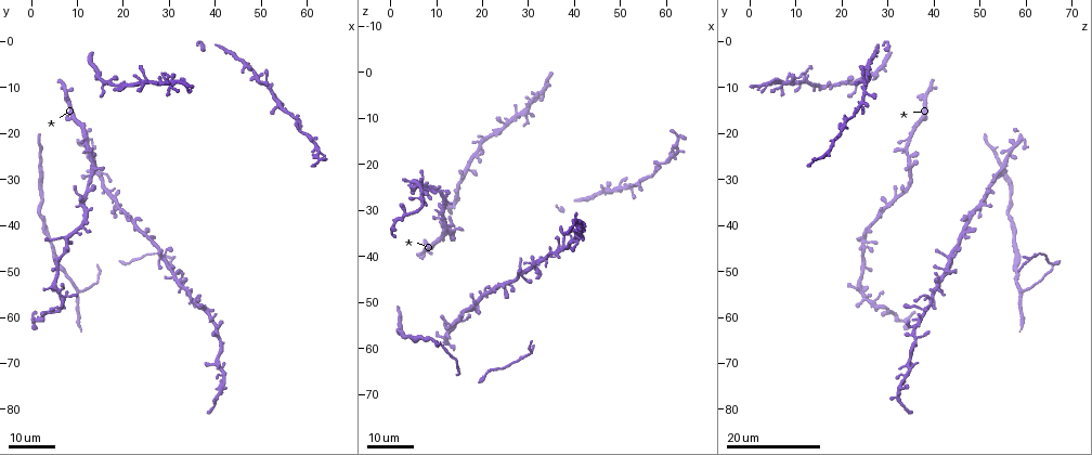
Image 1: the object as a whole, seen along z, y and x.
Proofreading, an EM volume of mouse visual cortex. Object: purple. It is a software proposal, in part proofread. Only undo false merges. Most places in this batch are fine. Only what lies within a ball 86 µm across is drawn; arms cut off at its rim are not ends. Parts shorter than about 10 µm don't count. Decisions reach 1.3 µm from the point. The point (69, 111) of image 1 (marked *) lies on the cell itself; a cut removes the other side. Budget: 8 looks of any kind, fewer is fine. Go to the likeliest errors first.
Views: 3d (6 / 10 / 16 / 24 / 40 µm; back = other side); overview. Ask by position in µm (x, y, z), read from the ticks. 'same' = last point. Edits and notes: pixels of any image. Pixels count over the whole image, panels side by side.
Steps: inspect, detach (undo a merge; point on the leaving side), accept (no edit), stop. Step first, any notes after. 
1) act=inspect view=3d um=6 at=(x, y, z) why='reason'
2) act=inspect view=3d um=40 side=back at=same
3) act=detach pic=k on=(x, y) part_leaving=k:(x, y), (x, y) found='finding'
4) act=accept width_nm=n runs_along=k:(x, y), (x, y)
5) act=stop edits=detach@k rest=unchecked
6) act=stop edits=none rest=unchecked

act=inspect view=3d um=16 at=(29.5, 9.0, 9.0) why='looks like a crossing'

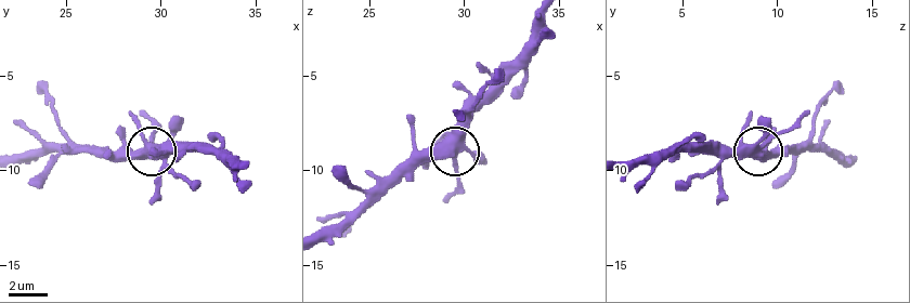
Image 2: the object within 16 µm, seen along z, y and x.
act=inspect view=3d um=10 at=(29.5, 8.9, 9.0)

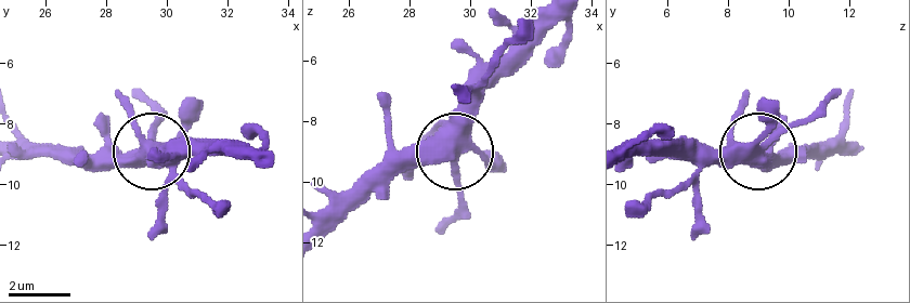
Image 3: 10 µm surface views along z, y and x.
act=inspect view=3d um=10 side=back at=(29.5, 8.7, 9.1)

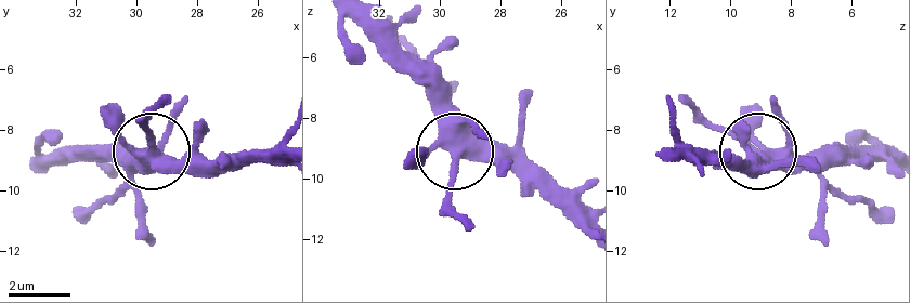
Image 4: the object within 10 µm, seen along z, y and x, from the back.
act=accept width_nm=400 found='one cell here'

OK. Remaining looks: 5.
act=inspect view=3d um=16 at=(7.5, 12.5, 36.5) why='sudden change in width'

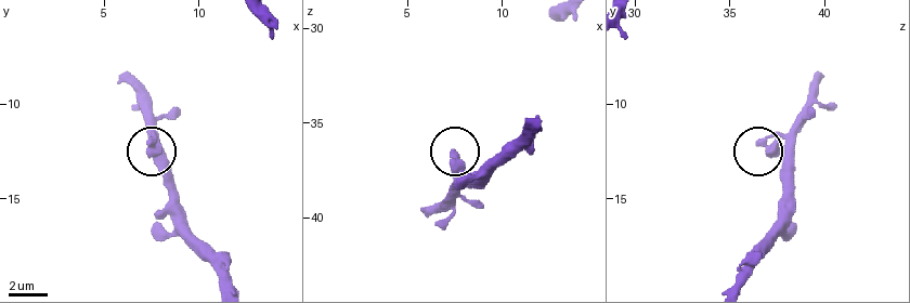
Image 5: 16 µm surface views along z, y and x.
act=inspect view=3d um=6 at=(7.4, 12.0, 36.7)

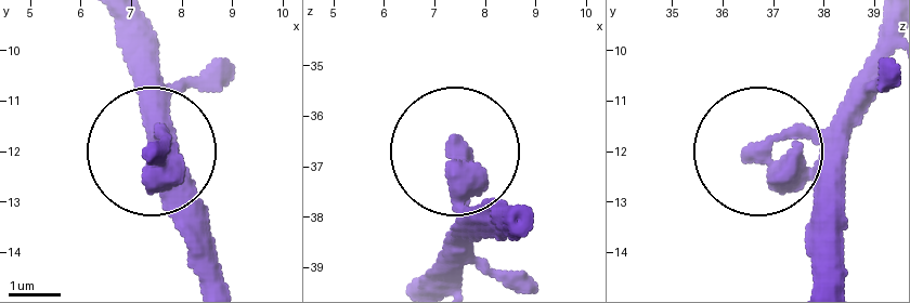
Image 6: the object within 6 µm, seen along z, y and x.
act=accept found='one cell here'

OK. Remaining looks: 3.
act=inspect view=3d um=16 at=(7.5, 17.0, 38.0)

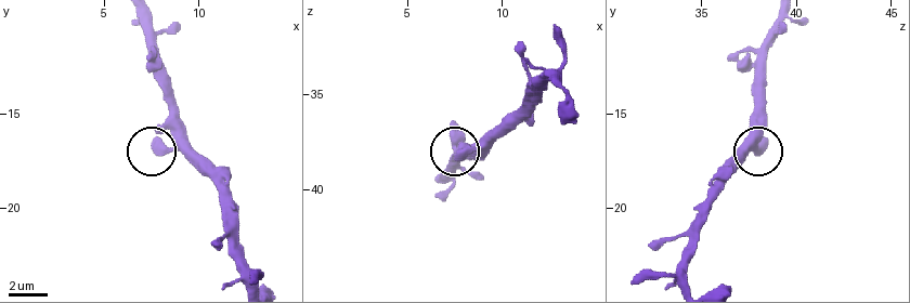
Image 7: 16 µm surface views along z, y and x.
act=inspect view=3d um=10 at=(7.8, 16.6, 38.3)

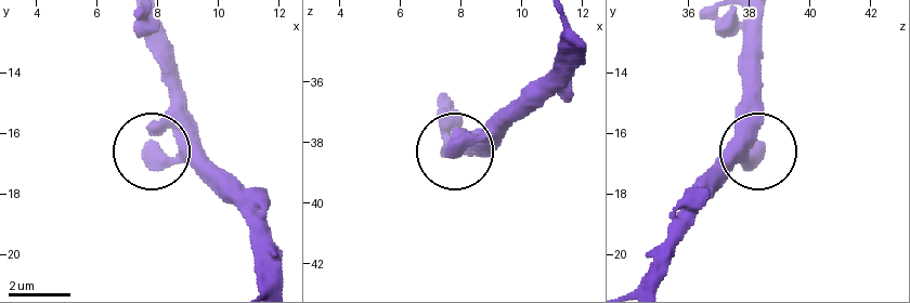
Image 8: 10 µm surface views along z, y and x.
act=accept width_nm=490 runs_along=8:(167, 113), (159, 150), (191, 163), (219, 193) found='one cell here'

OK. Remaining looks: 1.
act=stop edits=none rest=unchecked

